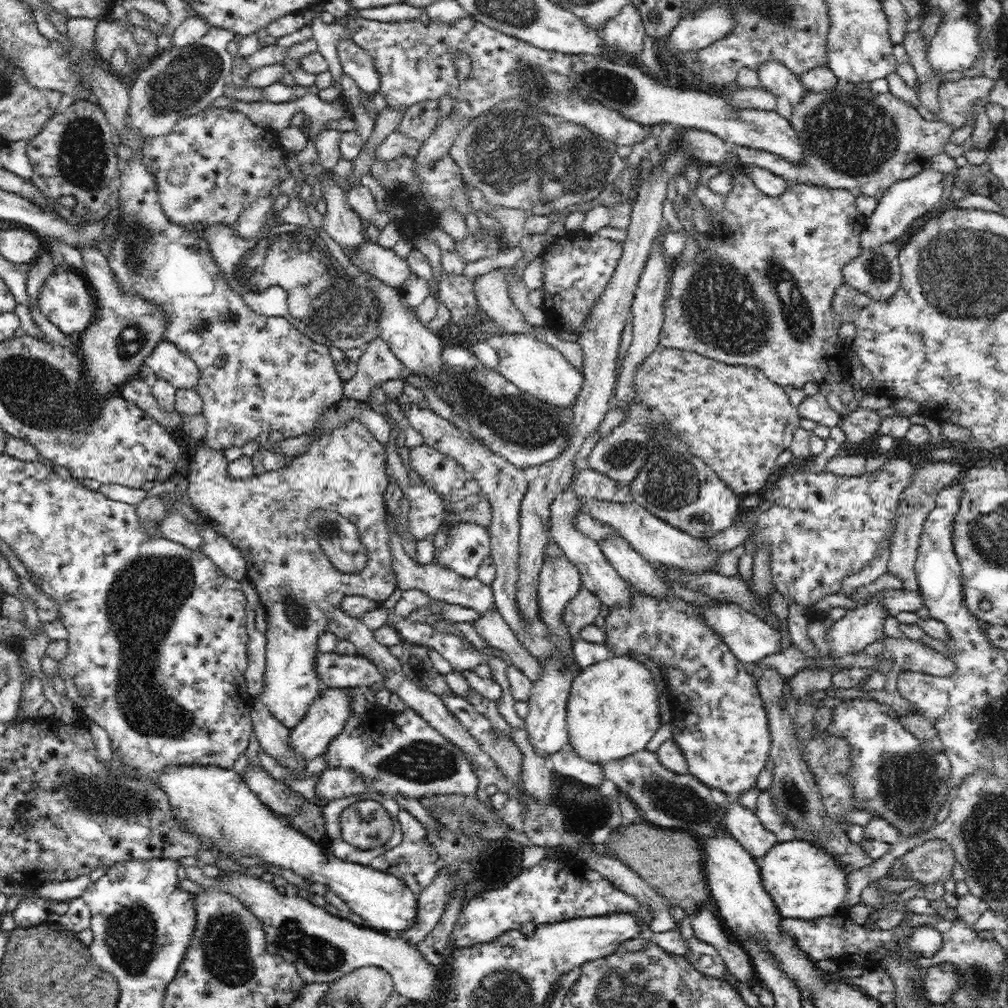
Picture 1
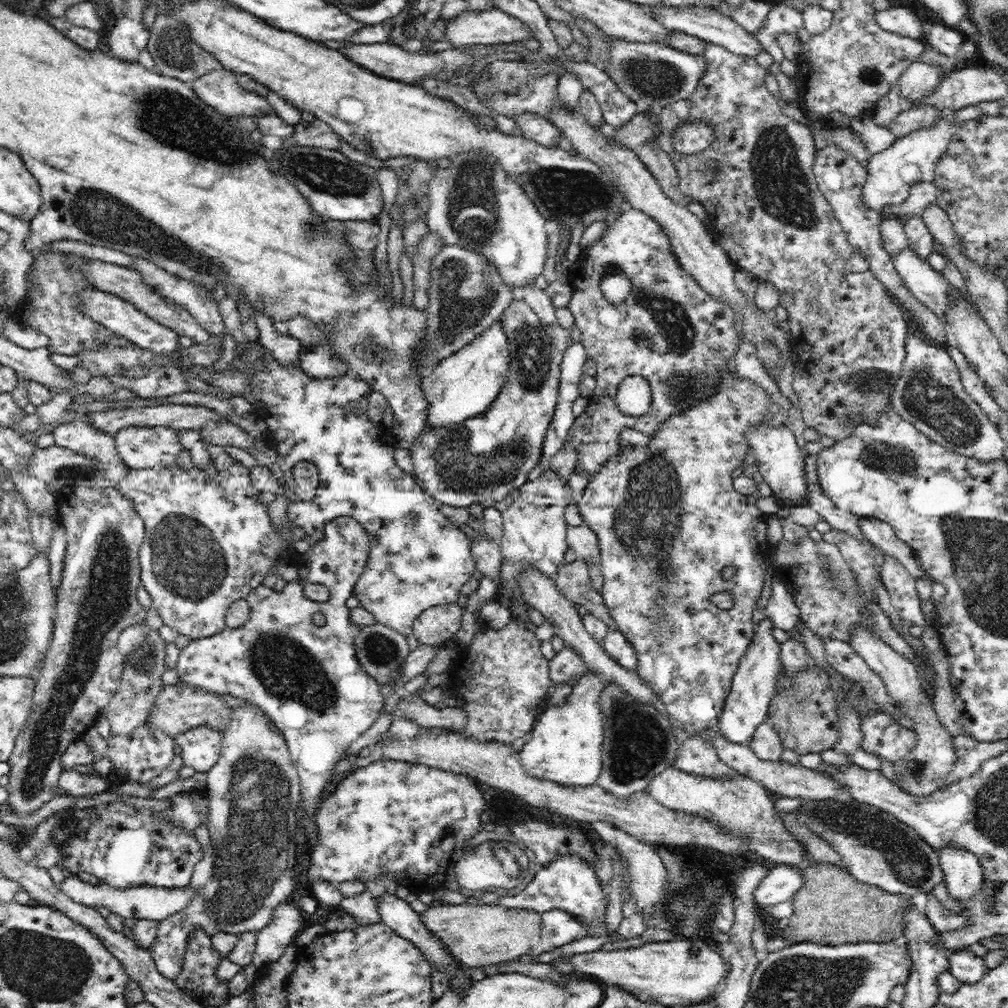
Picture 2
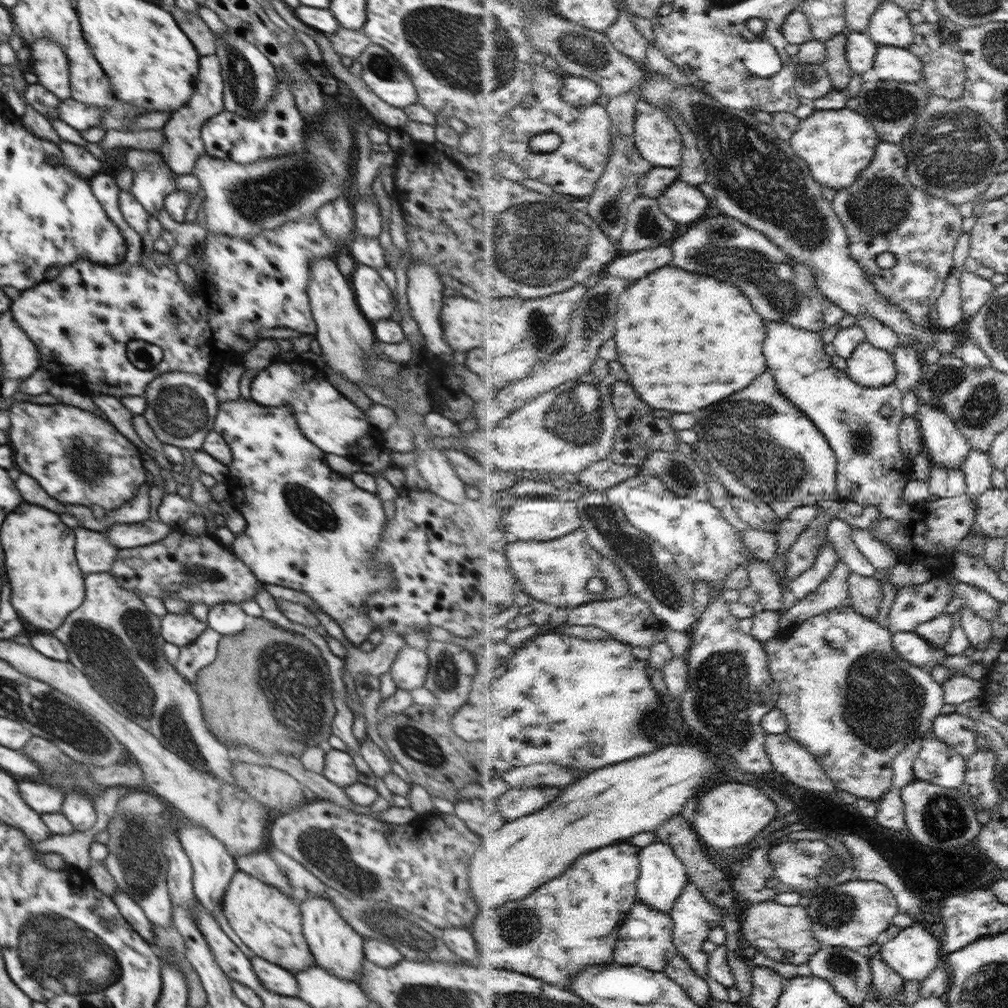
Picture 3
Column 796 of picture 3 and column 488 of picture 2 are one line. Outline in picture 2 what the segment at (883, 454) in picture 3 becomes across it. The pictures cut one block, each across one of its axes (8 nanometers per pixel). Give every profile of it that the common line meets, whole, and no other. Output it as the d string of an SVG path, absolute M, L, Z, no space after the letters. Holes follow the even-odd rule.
M503 320L489 325L473 341L457 350L450 358L440 361L435 372L424 380L428 399L431 401L429 420L435 424L463 422L471 415L484 412L504 384L510 361L509 338Z

